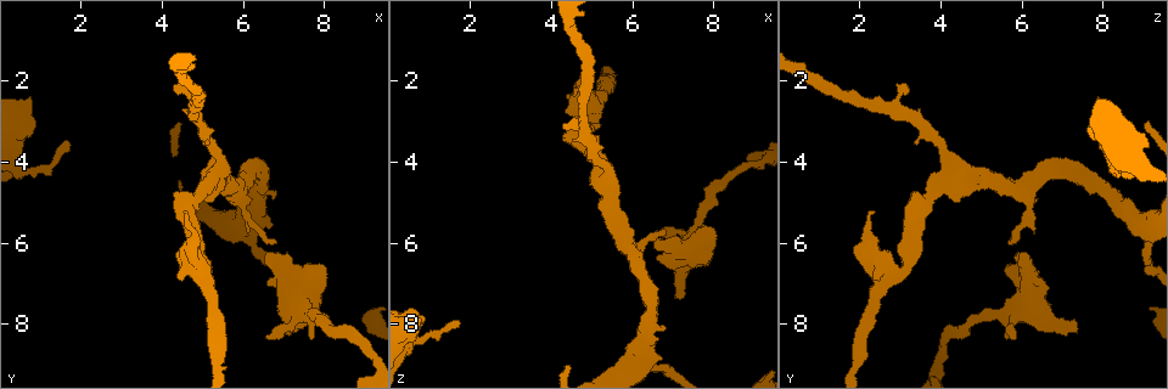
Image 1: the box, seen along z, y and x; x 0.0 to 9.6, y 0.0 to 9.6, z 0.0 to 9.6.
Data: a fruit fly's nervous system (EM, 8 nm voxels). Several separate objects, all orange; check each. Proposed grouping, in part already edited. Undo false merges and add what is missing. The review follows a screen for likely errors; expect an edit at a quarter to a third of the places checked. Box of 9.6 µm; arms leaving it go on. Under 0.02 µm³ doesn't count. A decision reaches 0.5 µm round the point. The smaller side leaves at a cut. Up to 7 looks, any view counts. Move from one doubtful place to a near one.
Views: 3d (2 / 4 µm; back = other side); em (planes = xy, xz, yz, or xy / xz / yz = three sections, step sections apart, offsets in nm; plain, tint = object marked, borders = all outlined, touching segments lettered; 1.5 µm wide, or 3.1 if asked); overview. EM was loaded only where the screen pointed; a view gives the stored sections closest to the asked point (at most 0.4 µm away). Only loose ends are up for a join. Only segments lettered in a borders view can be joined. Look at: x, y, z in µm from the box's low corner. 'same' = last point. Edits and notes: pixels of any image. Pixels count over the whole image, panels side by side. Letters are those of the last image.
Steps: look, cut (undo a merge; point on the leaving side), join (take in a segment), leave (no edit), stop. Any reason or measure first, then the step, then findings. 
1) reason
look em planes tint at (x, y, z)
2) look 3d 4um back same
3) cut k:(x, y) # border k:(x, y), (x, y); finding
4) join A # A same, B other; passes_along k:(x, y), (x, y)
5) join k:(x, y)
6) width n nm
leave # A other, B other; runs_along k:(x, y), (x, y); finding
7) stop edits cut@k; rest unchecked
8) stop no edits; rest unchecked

thin end
look em xz step 4 borders at (1.70, 3.55, 7.95)

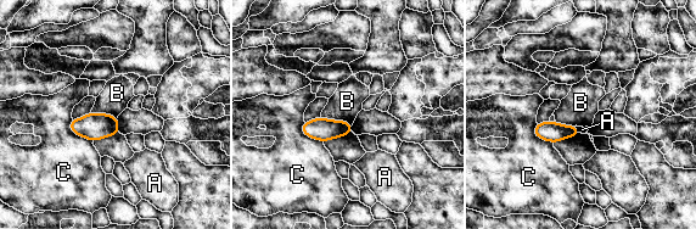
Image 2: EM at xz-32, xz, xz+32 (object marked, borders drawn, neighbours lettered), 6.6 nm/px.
leave # A other, B other, C other; border 2:(320, 116), (352, 124); none of them fits

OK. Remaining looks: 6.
three-way junction
look 3d 4um at (5.00, 6.85, 2.75)

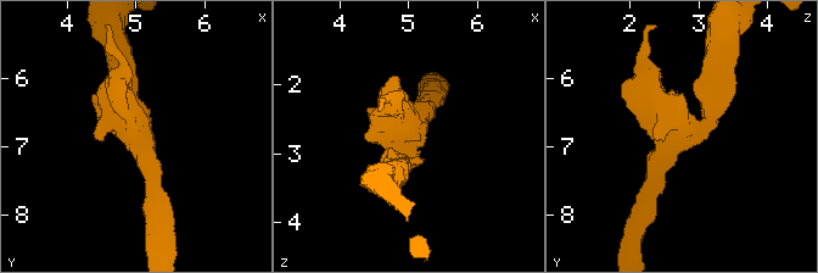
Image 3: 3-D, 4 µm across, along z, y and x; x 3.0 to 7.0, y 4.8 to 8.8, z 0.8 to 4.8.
look em planes borders at (5.00, 6.85, 2.75)

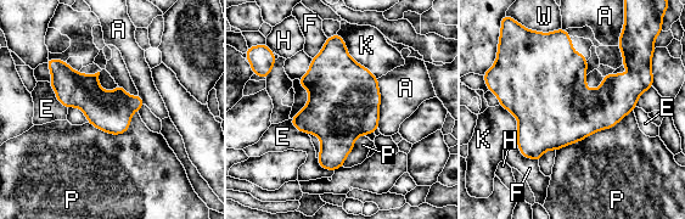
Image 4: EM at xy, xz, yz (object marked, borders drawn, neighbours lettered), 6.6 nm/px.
leave # A other, E other, F other, H other, K other, P other, W other; border 4:(633, 110), (613, 127), (555, 151); one cell here

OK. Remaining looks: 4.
thick turns thin
look em xy step 4 borders at (7.65, 7.75, 5.35)

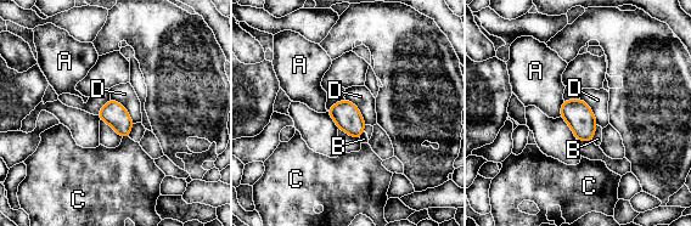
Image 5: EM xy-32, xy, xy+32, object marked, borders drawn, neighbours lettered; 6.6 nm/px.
leave # A other, B other, C other, D other; border 5:(111, 99), (119, 102), (135, 123); all the same cell

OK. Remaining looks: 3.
stop no edits; rest unchecked

